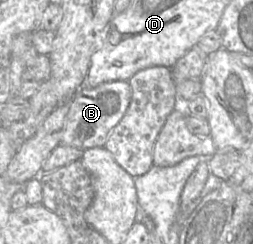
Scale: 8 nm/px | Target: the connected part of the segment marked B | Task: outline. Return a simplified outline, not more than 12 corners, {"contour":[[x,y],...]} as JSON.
{"contour":[[129,81],[82,86],[61,144],[104,147],[124,117]]}

